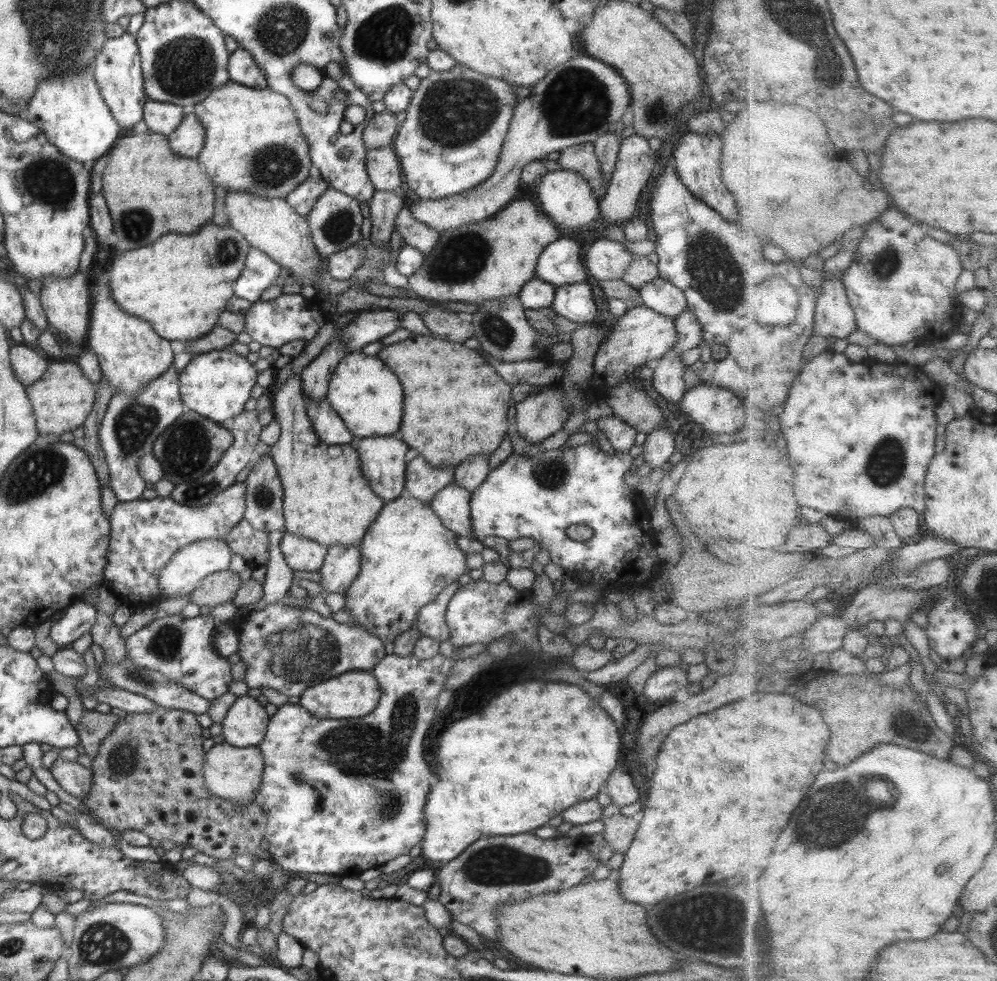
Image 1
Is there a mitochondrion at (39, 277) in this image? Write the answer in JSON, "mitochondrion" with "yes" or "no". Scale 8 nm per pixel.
{"mitochondrion":"no"}

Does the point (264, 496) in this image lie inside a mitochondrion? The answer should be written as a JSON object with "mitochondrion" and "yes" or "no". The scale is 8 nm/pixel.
{"mitochondrion":"yes"}

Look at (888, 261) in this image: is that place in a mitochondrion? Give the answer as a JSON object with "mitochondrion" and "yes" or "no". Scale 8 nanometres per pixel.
{"mitochondrion":"yes"}

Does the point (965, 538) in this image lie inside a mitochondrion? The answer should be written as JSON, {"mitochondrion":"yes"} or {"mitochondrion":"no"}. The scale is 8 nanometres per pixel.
{"mitochondrion":"no"}

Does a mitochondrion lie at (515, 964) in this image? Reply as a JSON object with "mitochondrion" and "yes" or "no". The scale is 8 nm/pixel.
{"mitochondrion":"no"}

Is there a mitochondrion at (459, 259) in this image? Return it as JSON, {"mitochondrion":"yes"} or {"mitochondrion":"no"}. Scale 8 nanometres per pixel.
{"mitochondrion":"yes"}

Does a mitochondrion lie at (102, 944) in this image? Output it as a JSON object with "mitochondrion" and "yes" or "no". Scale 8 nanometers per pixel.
{"mitochondrion":"yes"}

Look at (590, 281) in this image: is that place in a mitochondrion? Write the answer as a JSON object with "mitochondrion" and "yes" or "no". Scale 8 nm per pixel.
{"mitochondrion":"no"}

